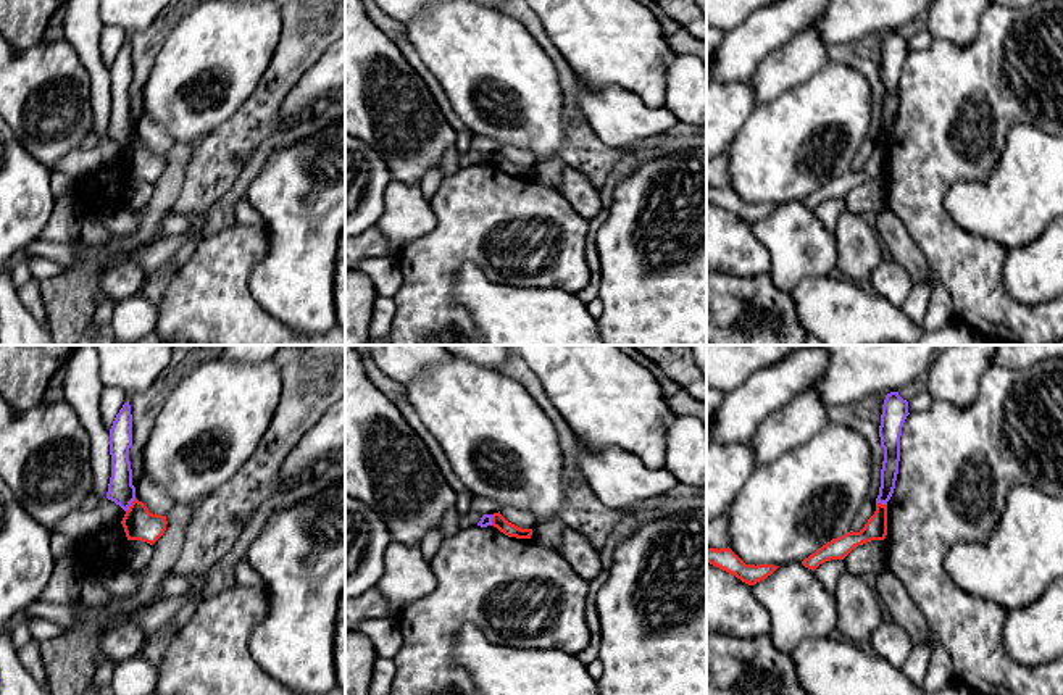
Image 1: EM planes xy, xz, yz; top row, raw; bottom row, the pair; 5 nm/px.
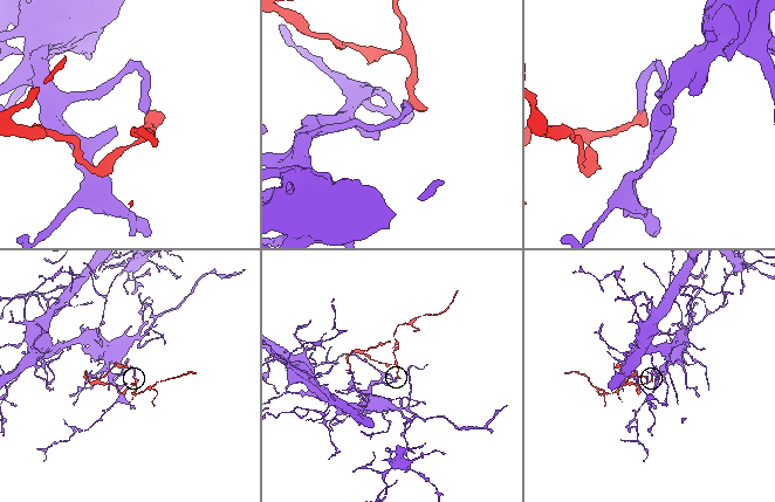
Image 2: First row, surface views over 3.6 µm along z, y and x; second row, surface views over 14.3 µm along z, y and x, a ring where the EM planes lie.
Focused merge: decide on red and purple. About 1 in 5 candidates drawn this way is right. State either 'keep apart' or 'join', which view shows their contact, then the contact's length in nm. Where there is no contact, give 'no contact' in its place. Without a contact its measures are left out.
keep apart | xy | 90 nm

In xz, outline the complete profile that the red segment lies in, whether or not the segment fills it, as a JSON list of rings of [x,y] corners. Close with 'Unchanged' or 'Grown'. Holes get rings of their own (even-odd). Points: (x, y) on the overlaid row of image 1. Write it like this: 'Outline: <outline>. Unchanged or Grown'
Outline: [[[500,511],[492,514],[492,526],[497,527],[500,532],[503,532],[508,537],[516,539],[531,539],[532,529],[521,529],[511,522],[508,522]]]. Unchanged

